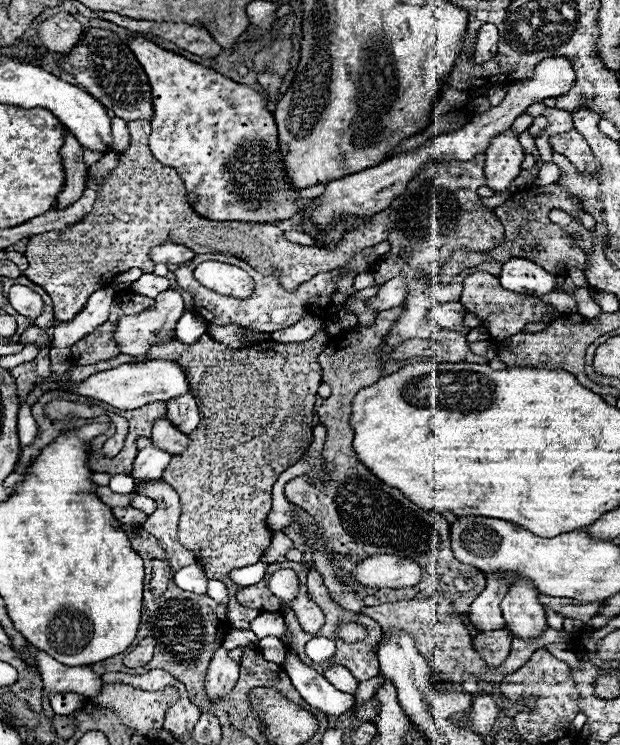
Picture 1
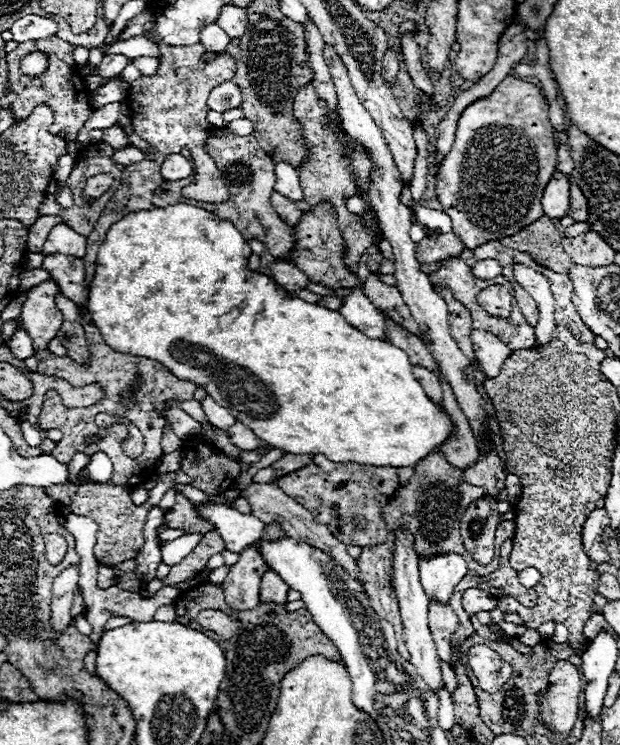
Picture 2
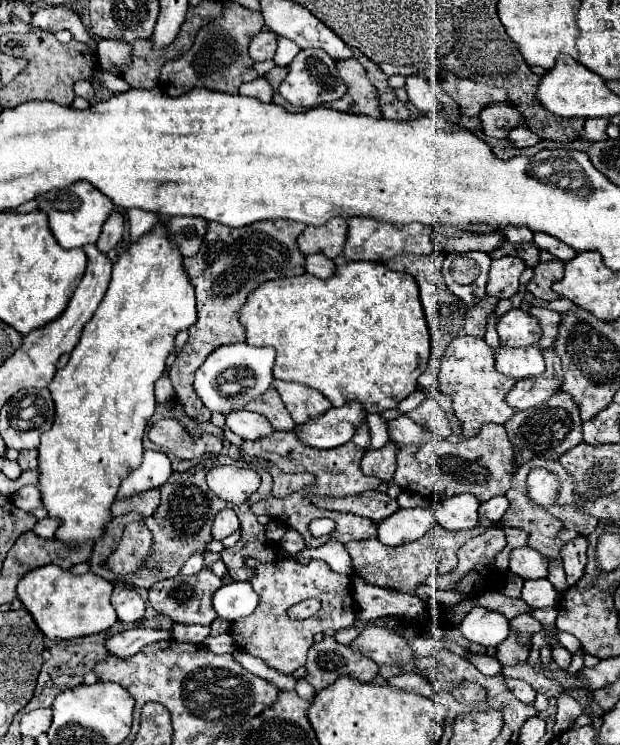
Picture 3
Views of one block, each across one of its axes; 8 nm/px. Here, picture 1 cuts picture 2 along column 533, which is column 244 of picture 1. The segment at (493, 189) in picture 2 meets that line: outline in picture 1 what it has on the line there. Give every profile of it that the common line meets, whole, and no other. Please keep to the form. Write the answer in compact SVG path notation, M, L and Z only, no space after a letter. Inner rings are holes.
M144 38L130 42L130 48L146 70L152 86L154 116L150 120L152 132L148 136L150 150L162 164L174 168L182 176L188 188L188 202L196 214L216 222L236 220L276 224L290 220L300 212L300 200L296 198L298 190L292 188L288 174L284 172L274 114L266 110L264 94L256 92L252 86L238 84L212 68L204 68L174 52L162 50Z

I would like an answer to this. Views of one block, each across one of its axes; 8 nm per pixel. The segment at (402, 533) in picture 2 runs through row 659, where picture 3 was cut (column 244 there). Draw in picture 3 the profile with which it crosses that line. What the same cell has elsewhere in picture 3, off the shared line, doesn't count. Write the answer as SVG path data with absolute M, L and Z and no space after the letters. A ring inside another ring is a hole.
M246 410L230 412L226 416L226 426L244 440L258 440L274 432L266 416L256 414L256 412L246 412Z

